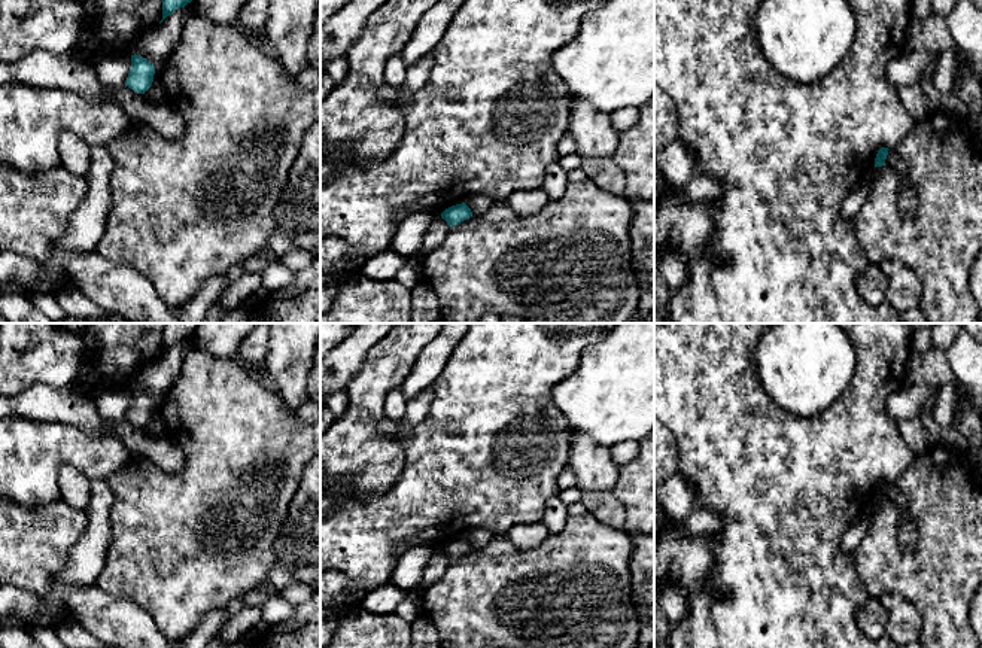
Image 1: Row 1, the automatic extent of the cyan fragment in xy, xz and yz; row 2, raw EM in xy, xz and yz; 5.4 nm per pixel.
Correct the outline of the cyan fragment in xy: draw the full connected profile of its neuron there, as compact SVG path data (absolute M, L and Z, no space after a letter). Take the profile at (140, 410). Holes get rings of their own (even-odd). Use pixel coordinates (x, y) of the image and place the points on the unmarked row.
M131 389L131 404L125 414L125 420L137 428L145 428L153 416L155 401L140 389Z

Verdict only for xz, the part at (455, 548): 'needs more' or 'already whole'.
already whole

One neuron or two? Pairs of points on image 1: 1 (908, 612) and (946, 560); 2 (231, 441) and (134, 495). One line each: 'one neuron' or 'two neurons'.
1: two neurons
2: one neuron

